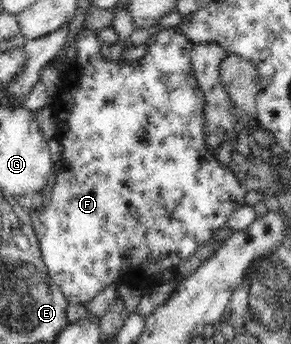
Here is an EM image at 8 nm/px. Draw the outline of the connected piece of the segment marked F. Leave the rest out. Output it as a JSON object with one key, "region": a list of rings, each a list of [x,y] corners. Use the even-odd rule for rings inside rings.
{"region":[[[83,26],[83,29],[76,35],[75,42],[77,58],[70,61],[69,68],[60,77],[60,92],[54,98],[52,104],[56,123],[55,137],[64,147],[60,158],[55,183],[51,190],[50,203],[40,205],[29,210],[31,225],[36,231],[42,261],[50,273],[51,284],[58,286],[64,293],[68,303],[84,304],[90,303],[94,296],[106,290],[111,284],[120,280],[122,276],[130,274],[130,270],[140,272],[140,282],[158,284],[161,275],[166,270],[176,272],[178,266],[188,260],[190,256],[206,244],[212,236],[225,226],[226,221],[240,208],[244,206],[246,191],[240,186],[238,179],[229,167],[224,167],[216,159],[216,152],[210,150],[204,140],[205,116],[204,106],[206,100],[198,86],[198,81],[193,75],[191,67],[191,50],[194,43],[176,27],[160,30],[154,33],[147,41],[146,54],[136,62],[123,63],[120,60],[106,60],[101,53],[102,44],[99,41],[98,32],[90,31]],[[140,134],[146,134],[146,144],[140,144]]]}

